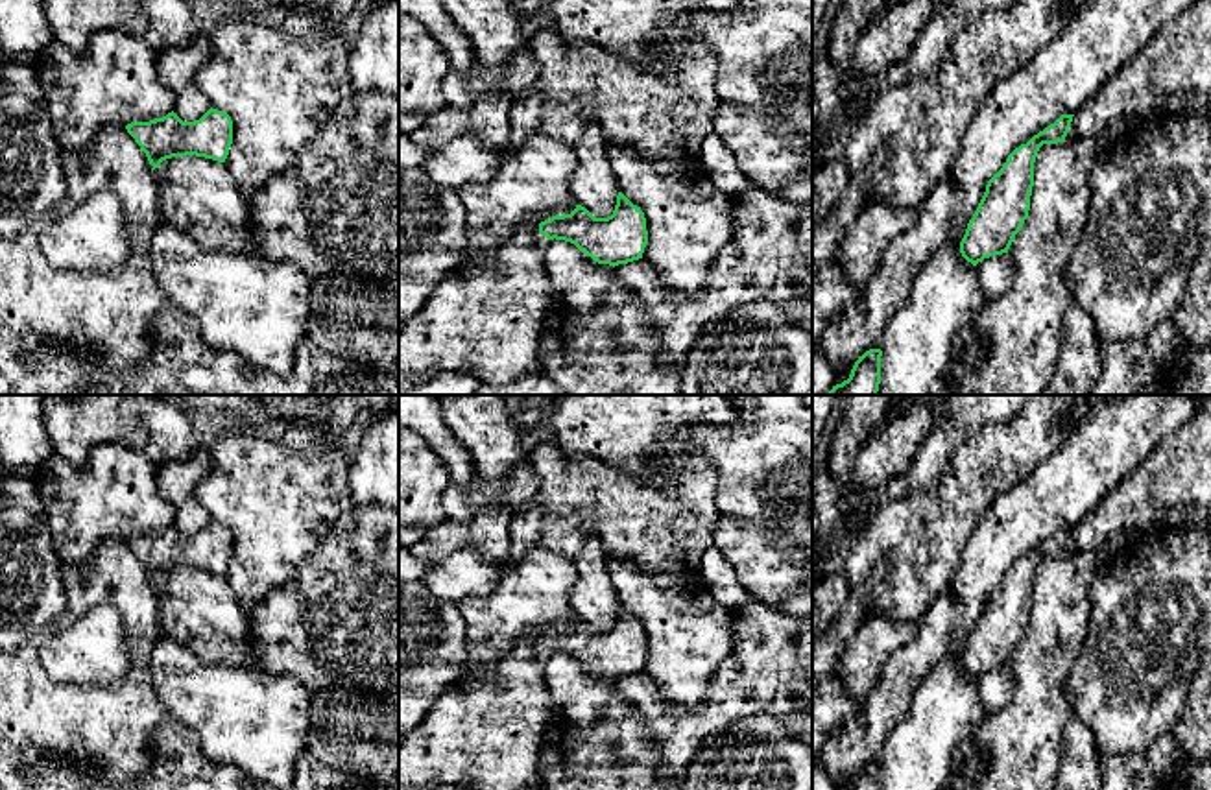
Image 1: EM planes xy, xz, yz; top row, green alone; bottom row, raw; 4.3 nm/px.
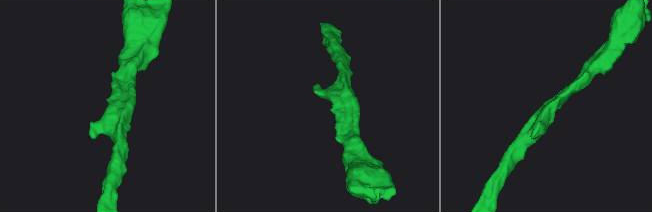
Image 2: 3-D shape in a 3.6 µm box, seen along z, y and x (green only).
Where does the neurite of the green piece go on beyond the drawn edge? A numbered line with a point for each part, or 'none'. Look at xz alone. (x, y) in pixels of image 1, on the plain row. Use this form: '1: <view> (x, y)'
none

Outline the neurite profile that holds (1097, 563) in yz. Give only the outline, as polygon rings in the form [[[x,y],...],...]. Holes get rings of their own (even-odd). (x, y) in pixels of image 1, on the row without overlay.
[[[1157,526],[1128,528],[1115,537],[1113,548],[1102,554],[1073,552],[1067,546],[1063,556],[1039,561],[1028,631],[1008,663],[1013,674],[1010,703],[999,712],[988,714],[975,733],[956,748],[945,790],[1052,790],[1060,773],[1063,733],[1074,716],[1069,679],[1089,624],[1091,585],[1124,556],[1128,546],[1154,528]],[[977,753],[989,759],[989,770],[975,779],[965,779],[960,766]]]

